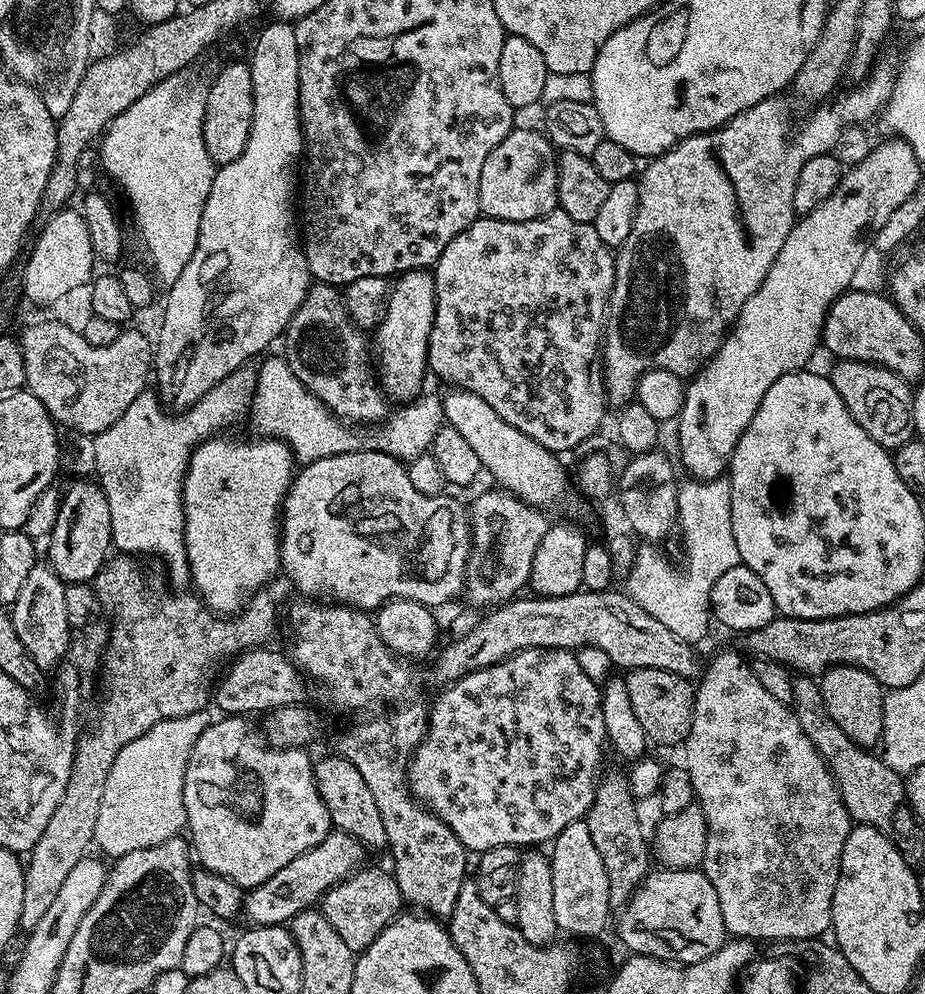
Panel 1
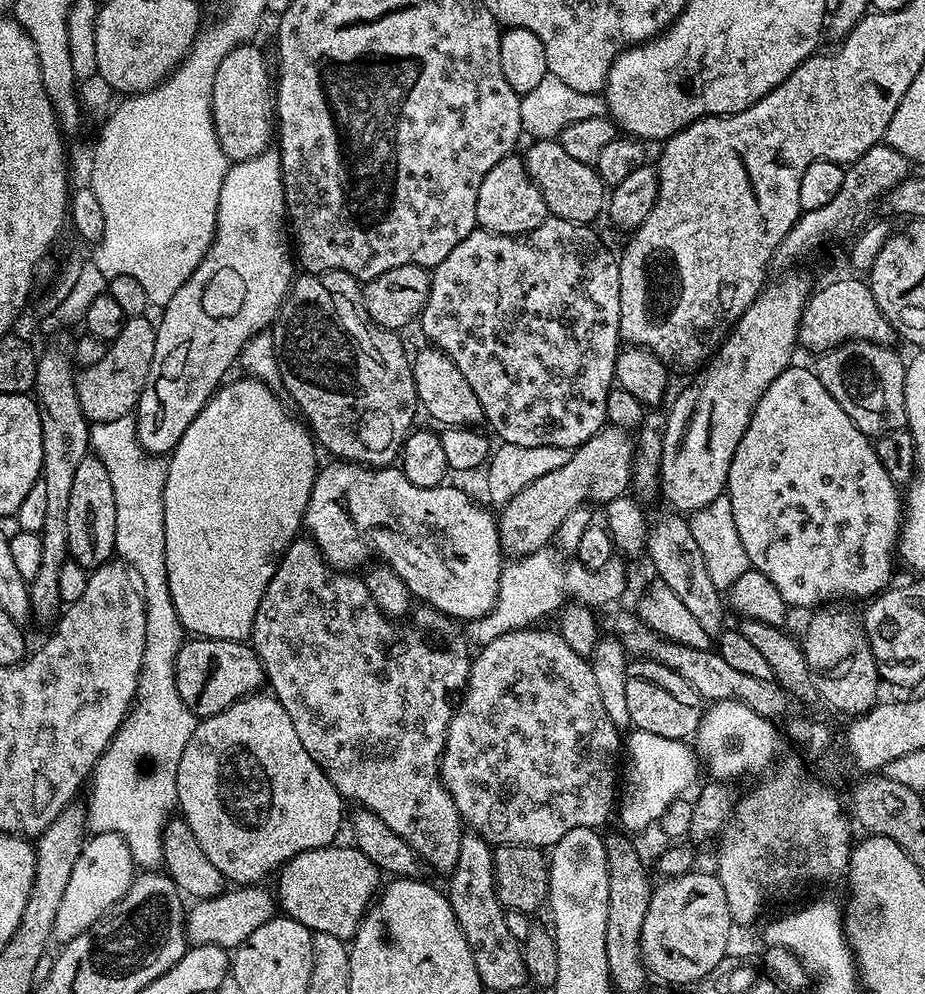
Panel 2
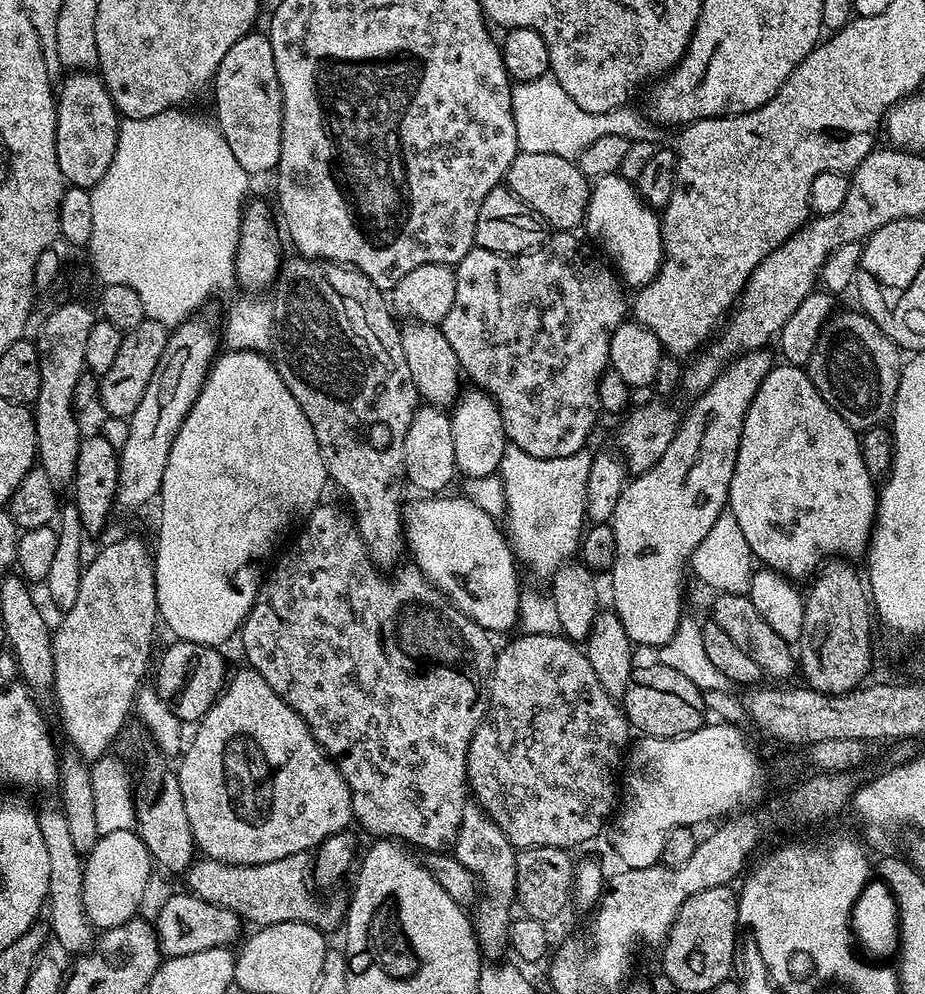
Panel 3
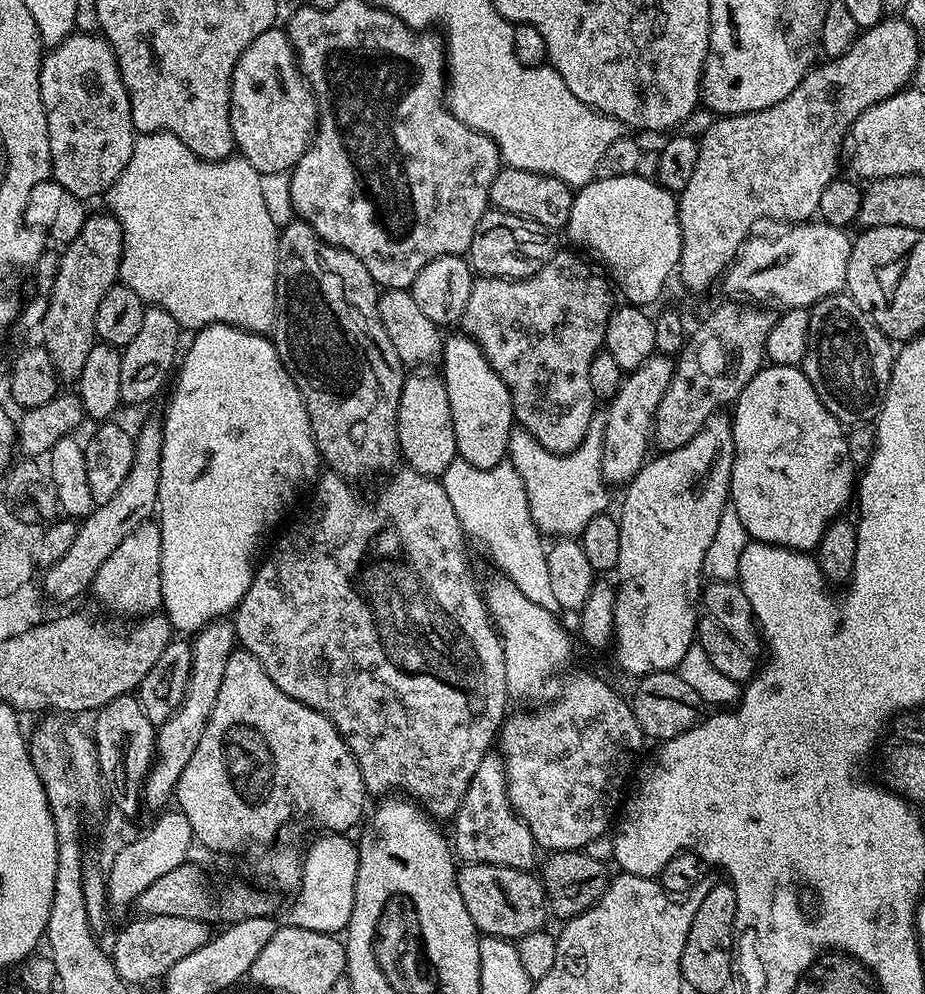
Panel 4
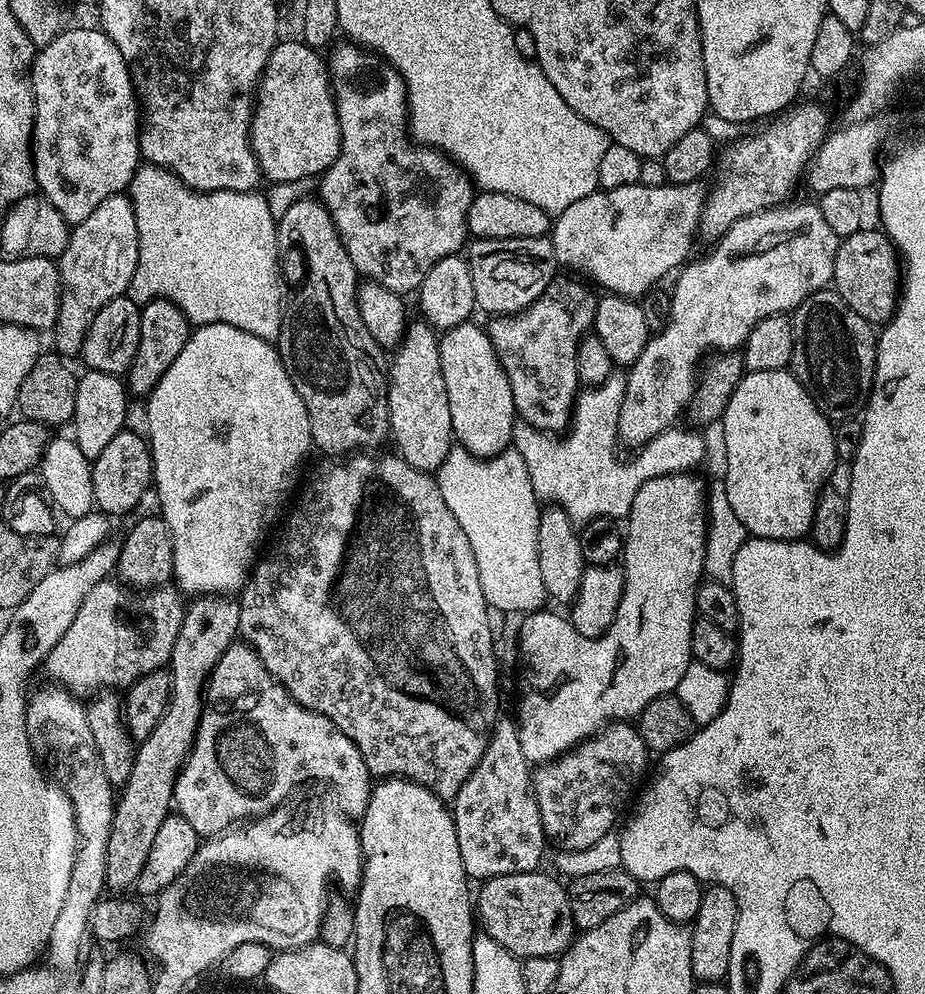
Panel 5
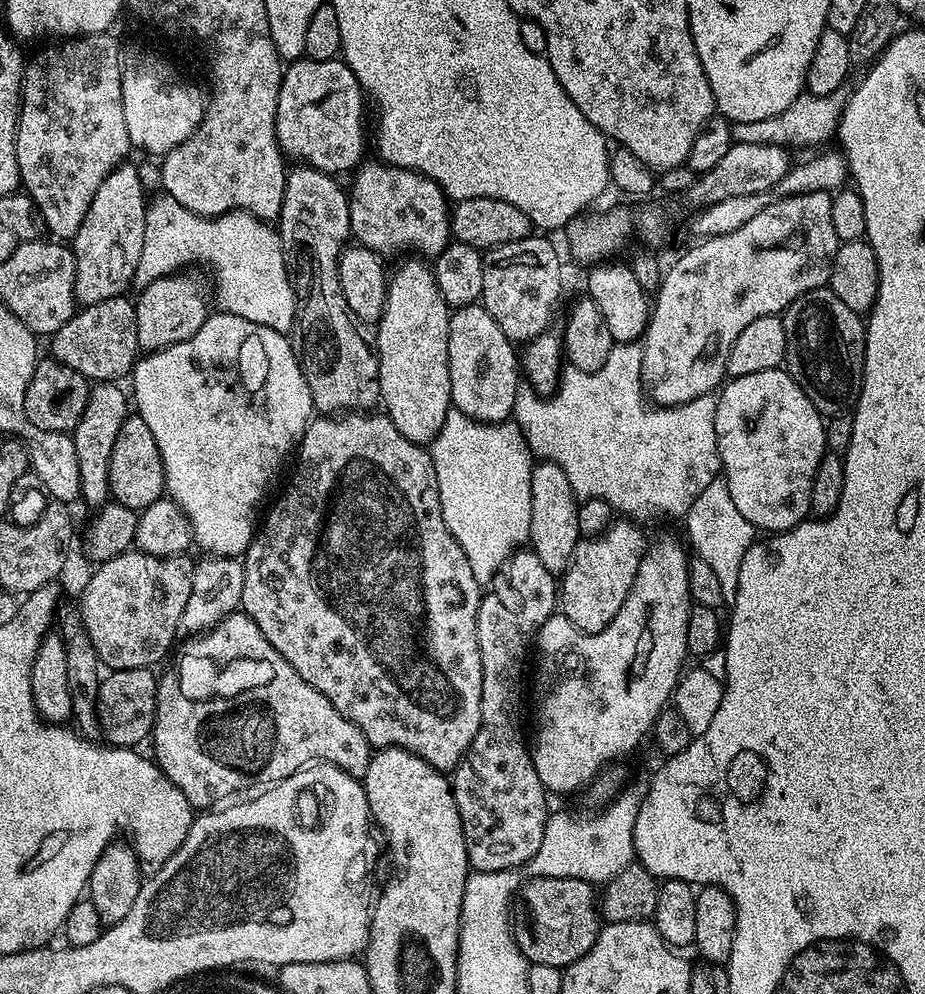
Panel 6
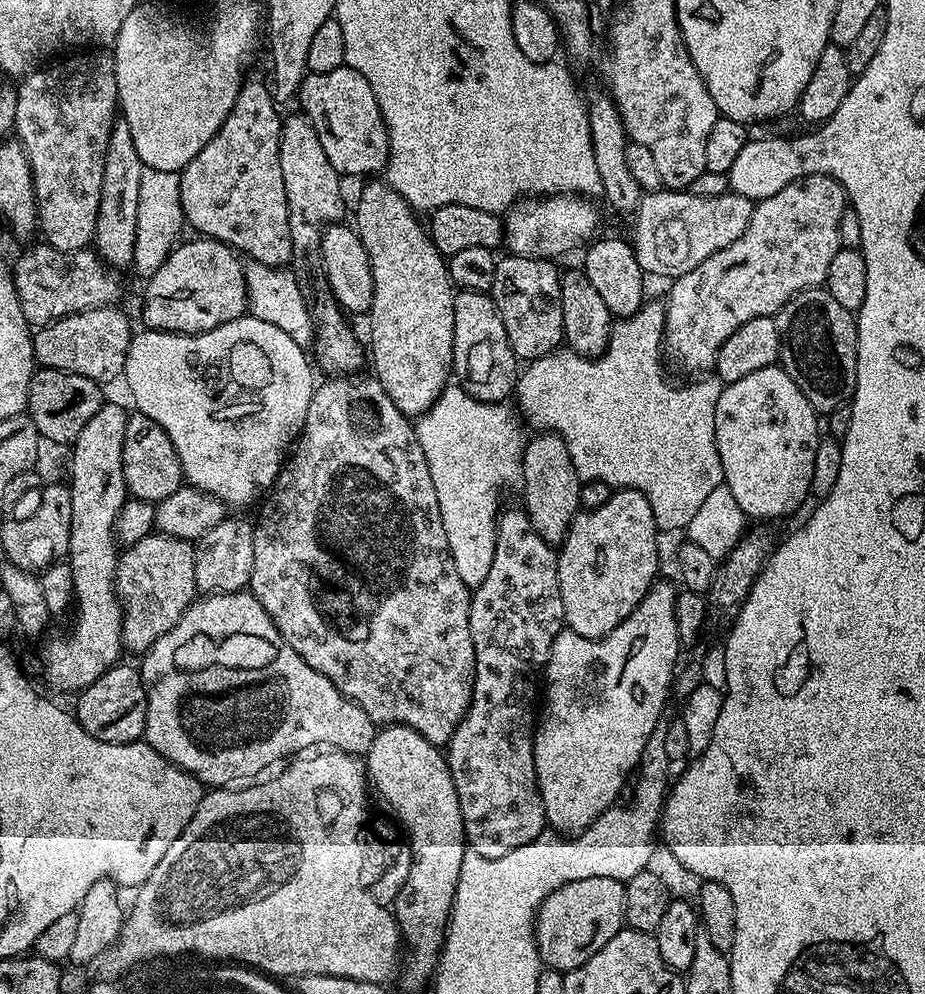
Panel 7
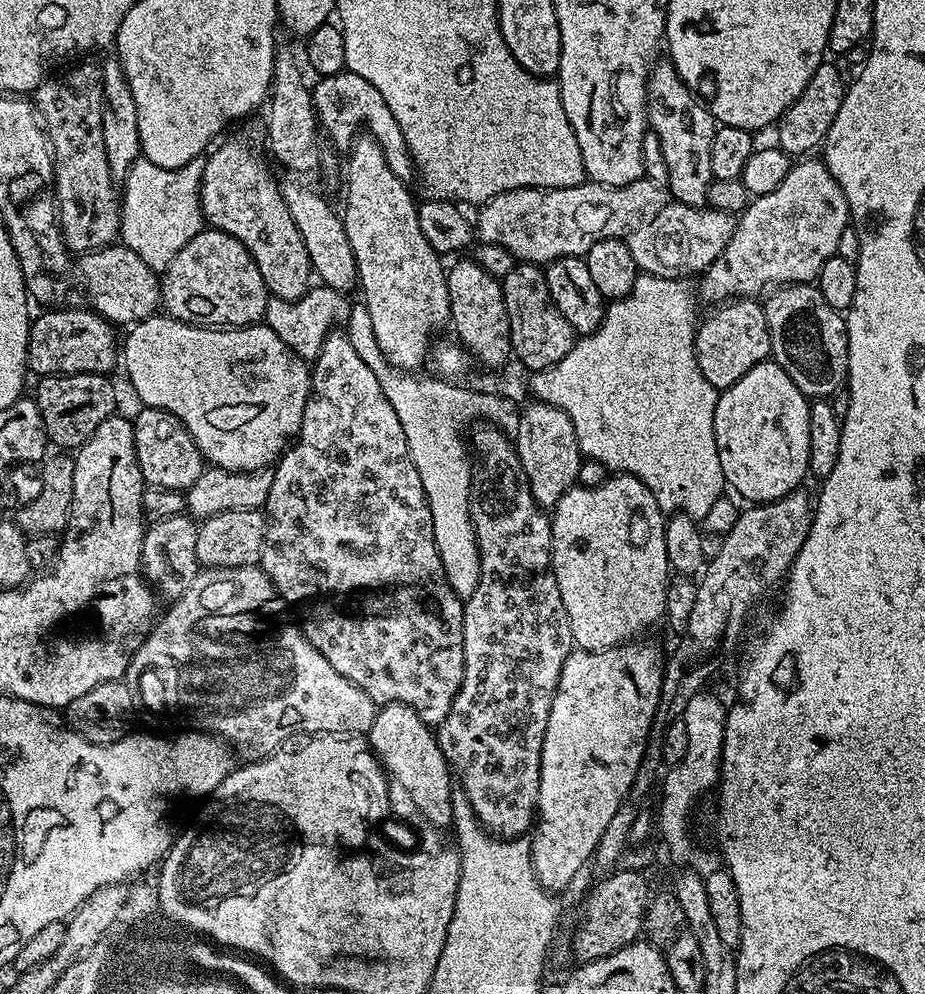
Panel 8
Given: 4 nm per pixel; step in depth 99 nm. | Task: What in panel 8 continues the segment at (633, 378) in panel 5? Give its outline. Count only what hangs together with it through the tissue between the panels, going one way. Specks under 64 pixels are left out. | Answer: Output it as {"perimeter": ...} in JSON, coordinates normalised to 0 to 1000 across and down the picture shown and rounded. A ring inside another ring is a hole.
{"perimeter":[[[878,159],[857,164],[850,179],[845,179],[845,183],[841,183],[832,195],[816,198],[799,214],[788,245],[756,279],[759,301],[786,304],[792,300],[817,300],[823,297],[821,294],[829,295],[836,288],[872,286],[881,283],[892,264],[904,257],[906,239],[910,239],[910,231],[919,227],[917,200],[915,195],[910,195],[910,187],[906,187],[902,175],[897,175],[890,160],[874,160]]]}

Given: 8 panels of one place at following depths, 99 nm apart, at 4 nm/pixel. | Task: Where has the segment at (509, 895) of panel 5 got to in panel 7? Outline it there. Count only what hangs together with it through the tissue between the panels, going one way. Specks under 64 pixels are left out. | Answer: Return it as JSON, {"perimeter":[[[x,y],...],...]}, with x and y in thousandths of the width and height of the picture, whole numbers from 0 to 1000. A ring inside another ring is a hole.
{"perimeter":[[[629,883],[599,894],[584,908],[584,916],[579,919],[579,954],[584,958],[585,971],[613,980],[629,972],[629,968],[642,964],[642,960],[646,960],[646,956],[651,956],[651,952],[655,952],[655,948],[676,933],[676,892],[676,886],[664,883]]]}

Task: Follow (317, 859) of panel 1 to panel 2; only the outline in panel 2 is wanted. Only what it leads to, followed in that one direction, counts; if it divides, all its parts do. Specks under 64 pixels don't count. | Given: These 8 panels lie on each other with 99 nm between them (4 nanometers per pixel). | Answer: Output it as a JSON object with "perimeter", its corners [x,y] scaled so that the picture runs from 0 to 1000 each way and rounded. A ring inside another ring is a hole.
{"perimeter":[[[255,891],[238,901],[211,906],[202,914],[199,927],[202,945],[206,949],[209,946],[213,952],[230,950],[243,956],[258,954],[262,948],[266,948],[266,944],[270,944],[270,940],[275,940],[275,936],[279,936],[279,932],[292,928],[294,923],[299,921],[301,910],[297,900],[291,894],[289,897],[281,892],[285,891]]]}

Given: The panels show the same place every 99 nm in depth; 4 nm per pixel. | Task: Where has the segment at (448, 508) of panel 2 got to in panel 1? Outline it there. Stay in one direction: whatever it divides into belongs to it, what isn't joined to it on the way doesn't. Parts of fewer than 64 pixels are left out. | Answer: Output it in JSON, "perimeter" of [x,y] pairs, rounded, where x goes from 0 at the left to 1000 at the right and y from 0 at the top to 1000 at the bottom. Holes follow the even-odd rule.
{"perimeter":[[[379,455],[365,457],[357,461],[348,461],[338,467],[330,467],[317,478],[316,488],[307,499],[305,512],[305,530],[303,532],[303,569],[306,578],[316,582],[316,588],[322,595],[329,596],[330,601],[346,602],[351,596],[351,601],[360,605],[375,608],[378,612],[390,614],[405,614],[418,604],[431,602],[435,604],[451,604],[454,608],[472,610],[484,608],[492,600],[496,601],[502,595],[502,573],[506,570],[506,557],[510,553],[510,529],[507,516],[485,497],[462,499],[452,497],[441,480],[441,472],[434,464],[425,459],[412,455]]]}

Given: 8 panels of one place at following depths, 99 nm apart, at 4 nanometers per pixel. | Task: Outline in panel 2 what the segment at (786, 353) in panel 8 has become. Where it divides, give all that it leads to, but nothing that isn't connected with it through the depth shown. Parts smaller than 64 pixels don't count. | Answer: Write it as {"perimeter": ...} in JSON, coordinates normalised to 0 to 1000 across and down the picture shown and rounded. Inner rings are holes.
{"perimeter":[[[917,342],[893,354],[885,355],[880,373],[889,388],[915,416],[941,441],[956,435],[971,434],[981,428],[979,400],[977,399],[978,359],[968,354],[968,349],[946,346],[939,342]]]}

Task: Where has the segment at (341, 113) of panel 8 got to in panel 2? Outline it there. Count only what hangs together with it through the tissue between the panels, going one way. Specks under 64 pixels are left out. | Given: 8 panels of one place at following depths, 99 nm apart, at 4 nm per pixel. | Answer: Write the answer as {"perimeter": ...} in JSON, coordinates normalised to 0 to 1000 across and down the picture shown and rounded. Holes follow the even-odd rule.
{"perimeter":[[[276,43],[257,45],[236,67],[231,77],[229,115],[230,127],[236,143],[248,162],[258,163],[275,159],[291,148],[290,136],[295,136],[296,121],[293,115],[296,107],[293,101],[296,89],[292,84],[292,64],[276,48]]]}

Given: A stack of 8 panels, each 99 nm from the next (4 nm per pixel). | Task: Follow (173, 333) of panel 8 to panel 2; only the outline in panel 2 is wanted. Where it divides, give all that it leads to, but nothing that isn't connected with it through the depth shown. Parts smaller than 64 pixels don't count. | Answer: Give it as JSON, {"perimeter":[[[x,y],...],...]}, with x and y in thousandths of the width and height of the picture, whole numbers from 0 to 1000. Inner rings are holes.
{"perimeter":[[[263,380],[252,386],[243,385],[235,390],[234,395],[223,404],[223,408],[205,425],[205,429],[197,437],[189,451],[184,456],[184,462],[179,467],[177,481],[177,536],[179,537],[179,577],[184,602],[188,608],[188,614],[195,623],[200,637],[212,642],[223,644],[263,644],[267,645],[272,638],[275,630],[275,618],[279,618],[279,606],[283,606],[283,598],[296,581],[298,570],[303,568],[307,554],[316,548],[326,535],[329,514],[335,505],[335,497],[339,493],[339,485],[344,474],[342,467],[342,455],[344,448],[334,432],[328,426],[320,427],[321,420],[307,411],[305,403],[297,398],[295,391],[282,382]]]}

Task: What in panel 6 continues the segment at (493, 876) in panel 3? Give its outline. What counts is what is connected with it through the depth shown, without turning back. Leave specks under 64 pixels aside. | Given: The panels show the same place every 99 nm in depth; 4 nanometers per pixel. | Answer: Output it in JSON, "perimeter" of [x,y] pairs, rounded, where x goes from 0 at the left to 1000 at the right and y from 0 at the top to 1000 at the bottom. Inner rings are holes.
{"perimeter":[[[574,553],[555,554],[519,601],[515,633],[521,662],[521,730],[512,740],[508,755],[486,781],[504,847],[506,872],[516,877],[565,874],[582,859],[582,851],[586,851],[586,839],[590,835],[595,812],[588,788],[582,783],[582,775],[577,775],[569,744],[566,748],[566,667],[571,664],[571,655],[576,655],[581,636],[602,612],[602,580],[590,573],[590,569],[586,569],[582,557]]]}

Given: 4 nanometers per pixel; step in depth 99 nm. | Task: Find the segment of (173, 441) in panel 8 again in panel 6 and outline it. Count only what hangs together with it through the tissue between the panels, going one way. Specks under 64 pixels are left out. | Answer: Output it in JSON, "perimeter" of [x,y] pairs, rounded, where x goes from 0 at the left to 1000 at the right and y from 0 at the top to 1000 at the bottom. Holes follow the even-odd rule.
{"perimeter":[[[141,416],[132,425],[132,433],[128,433],[128,441],[123,441],[123,453],[119,453],[117,493],[124,506],[148,513],[171,505],[178,498],[175,457],[171,445],[166,445],[166,437],[162,437],[162,429],[154,425],[150,416]]]}

